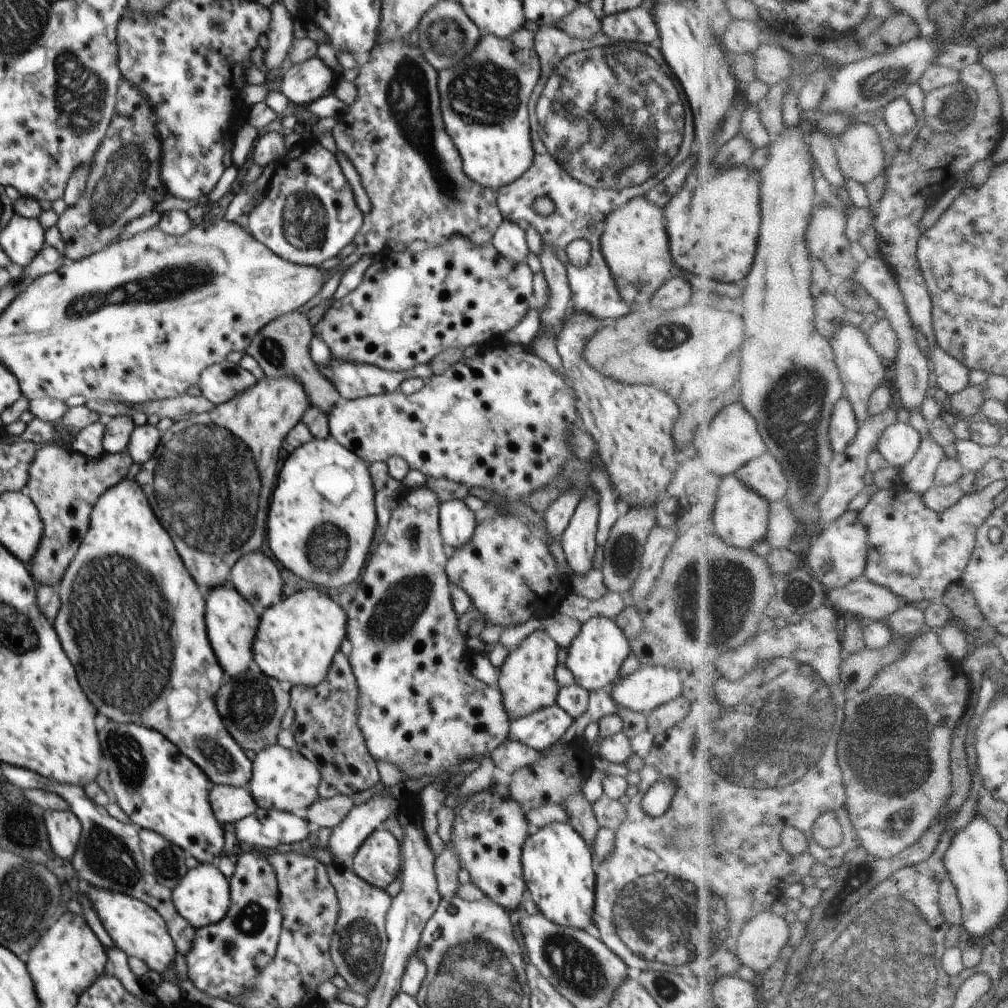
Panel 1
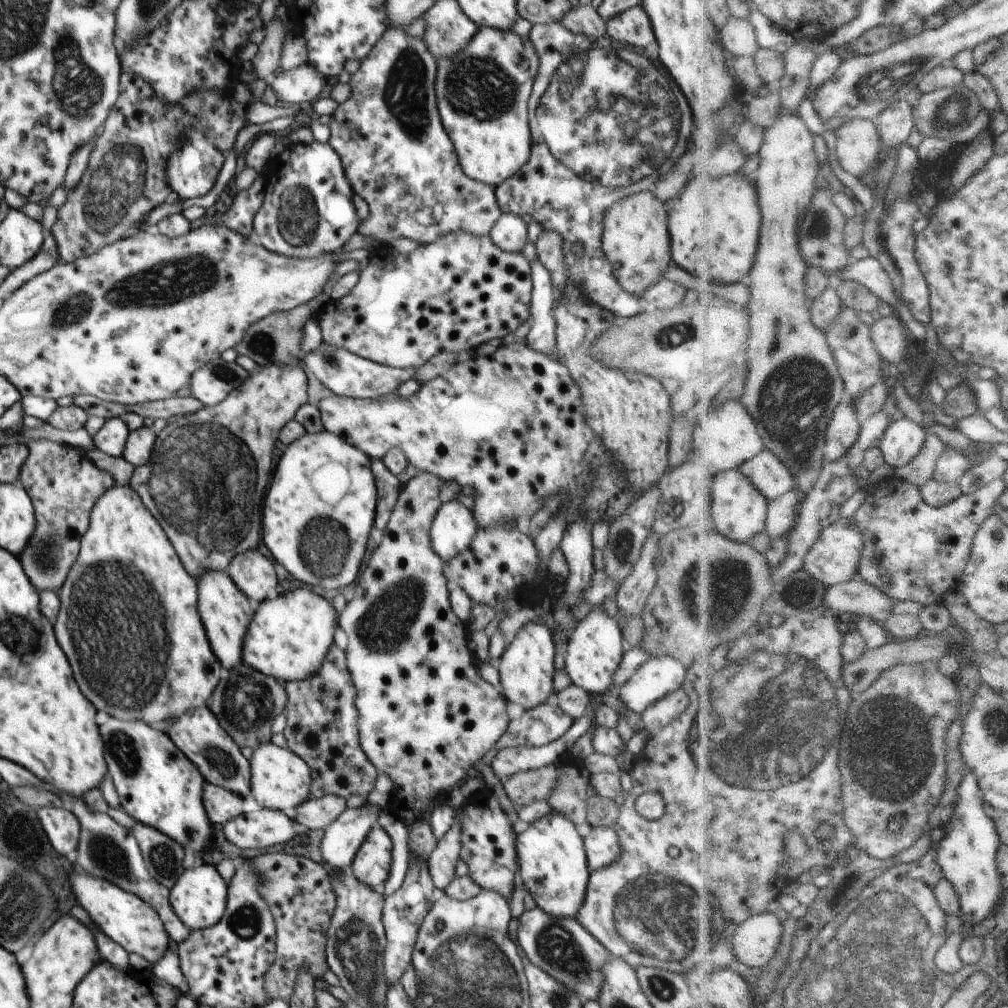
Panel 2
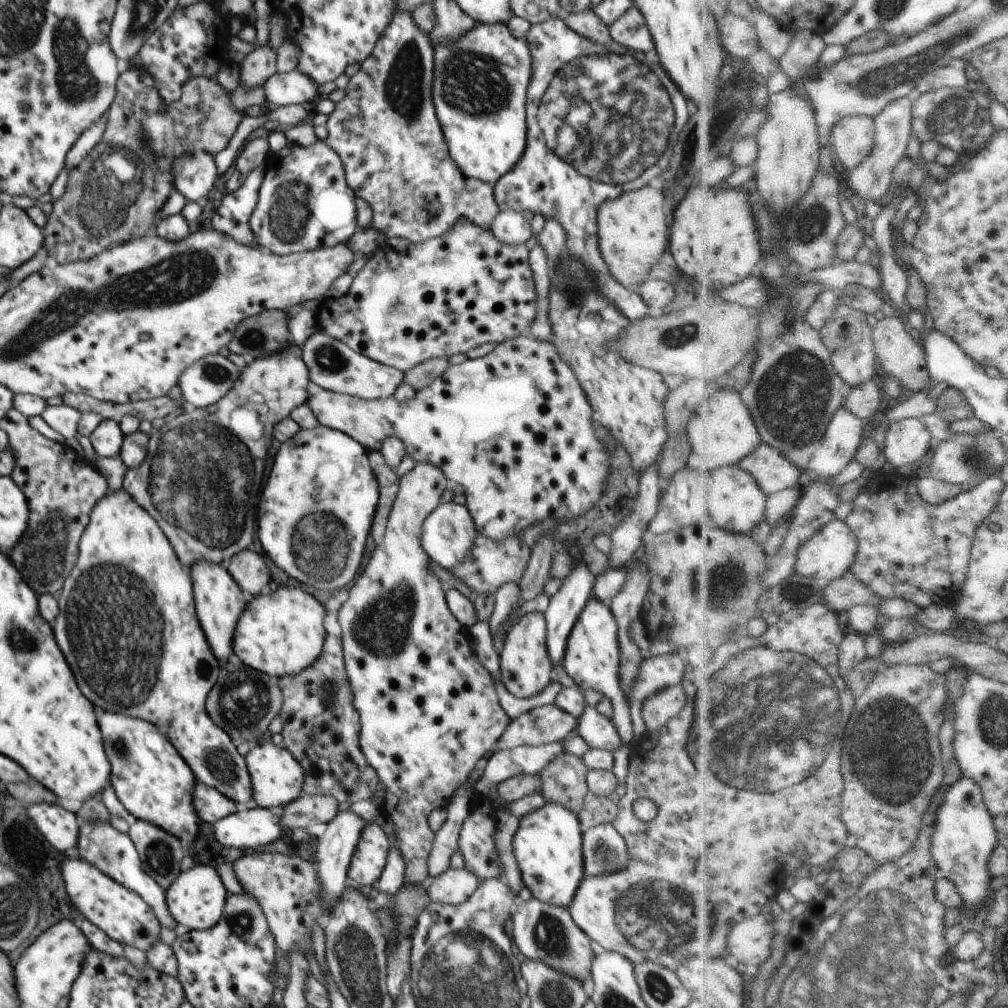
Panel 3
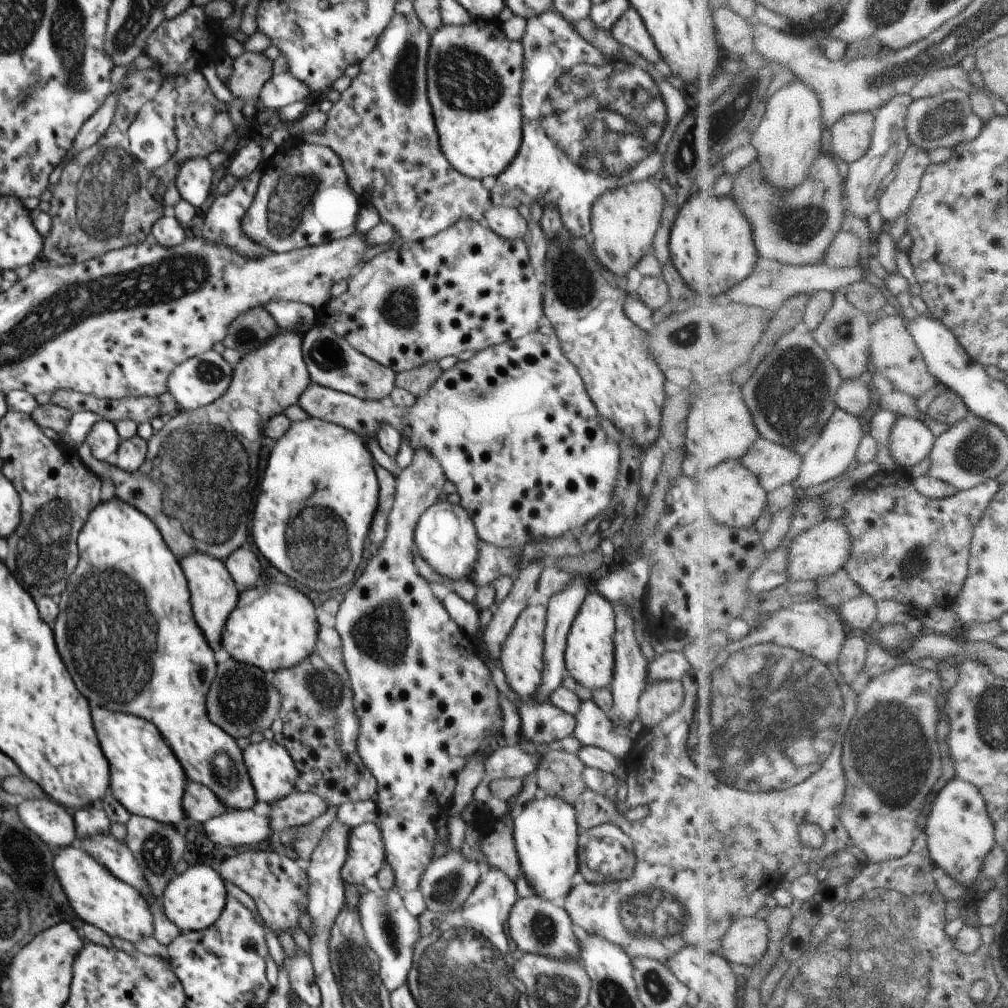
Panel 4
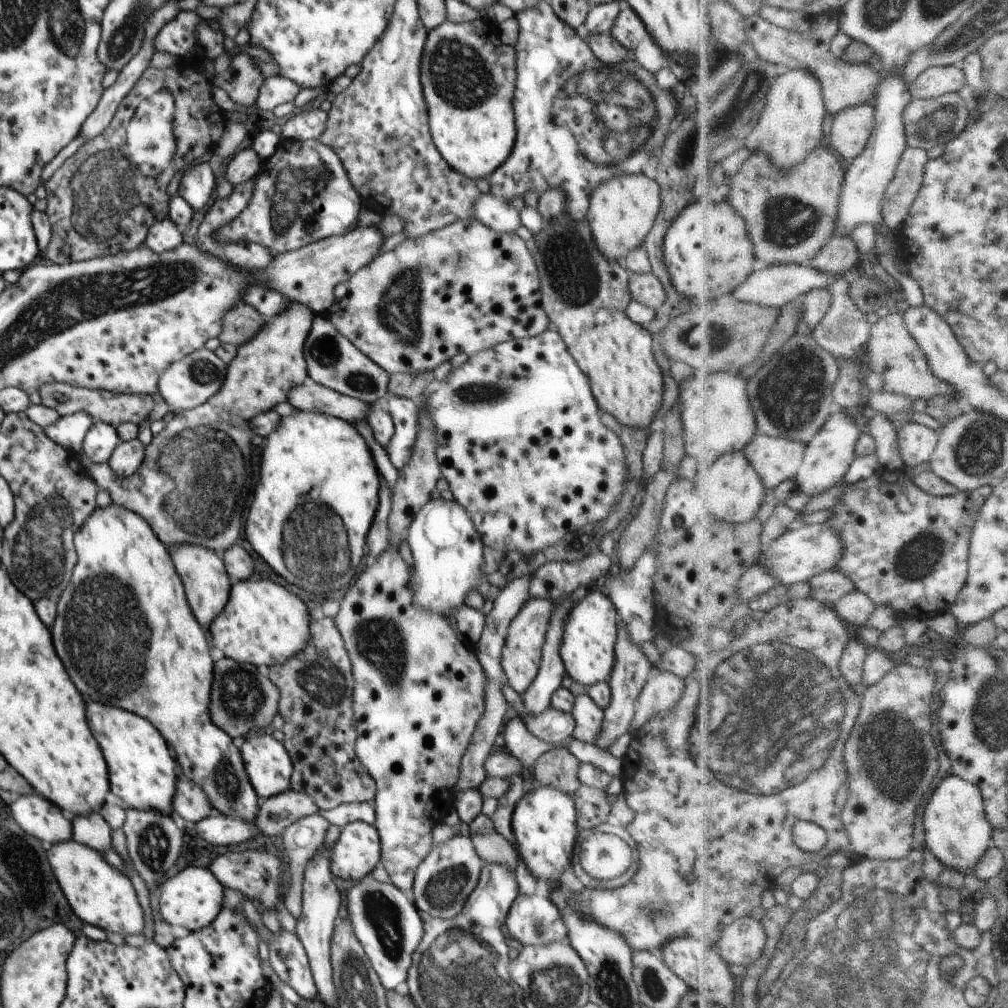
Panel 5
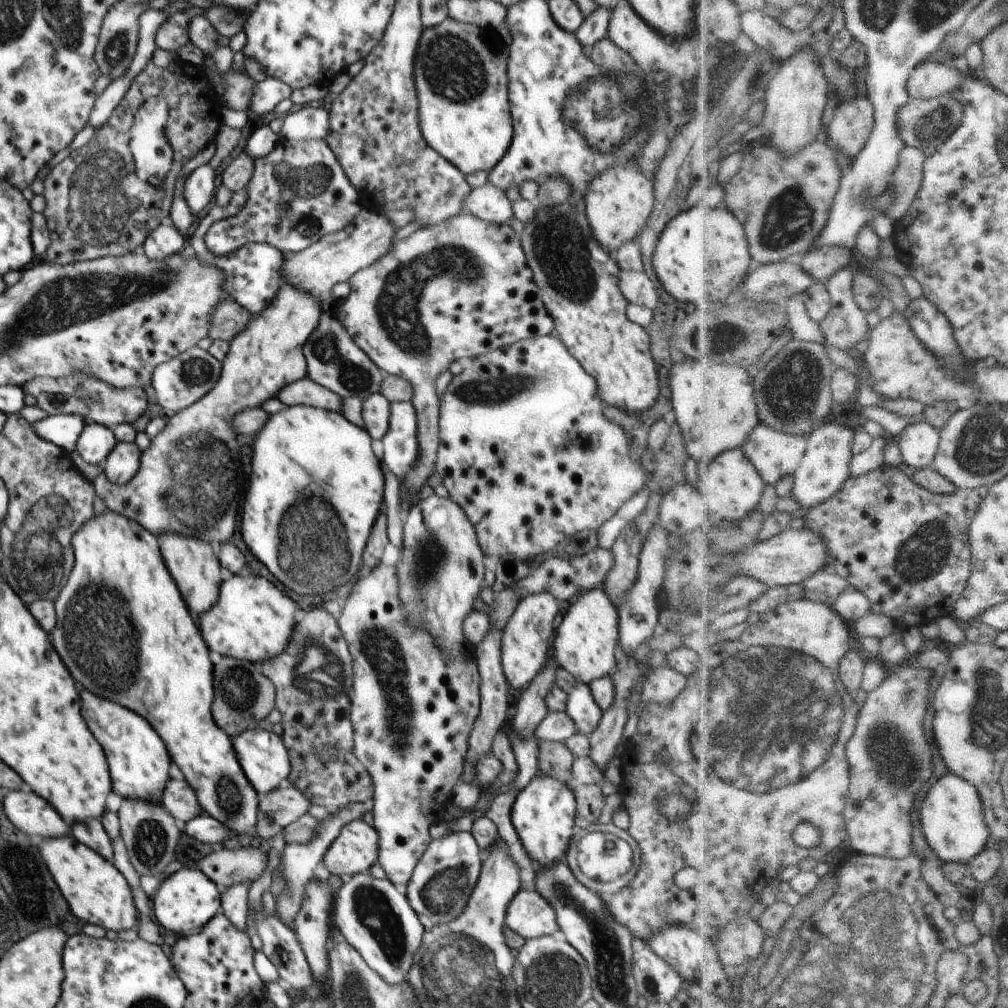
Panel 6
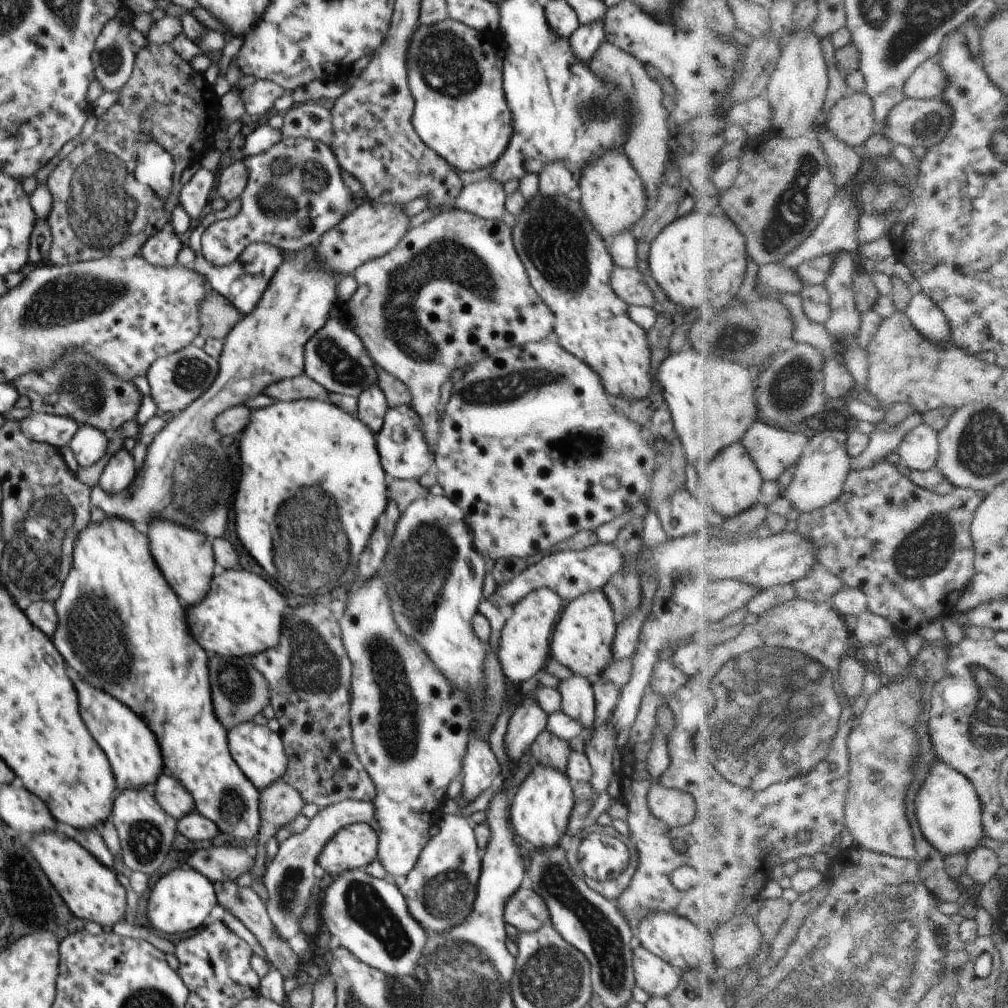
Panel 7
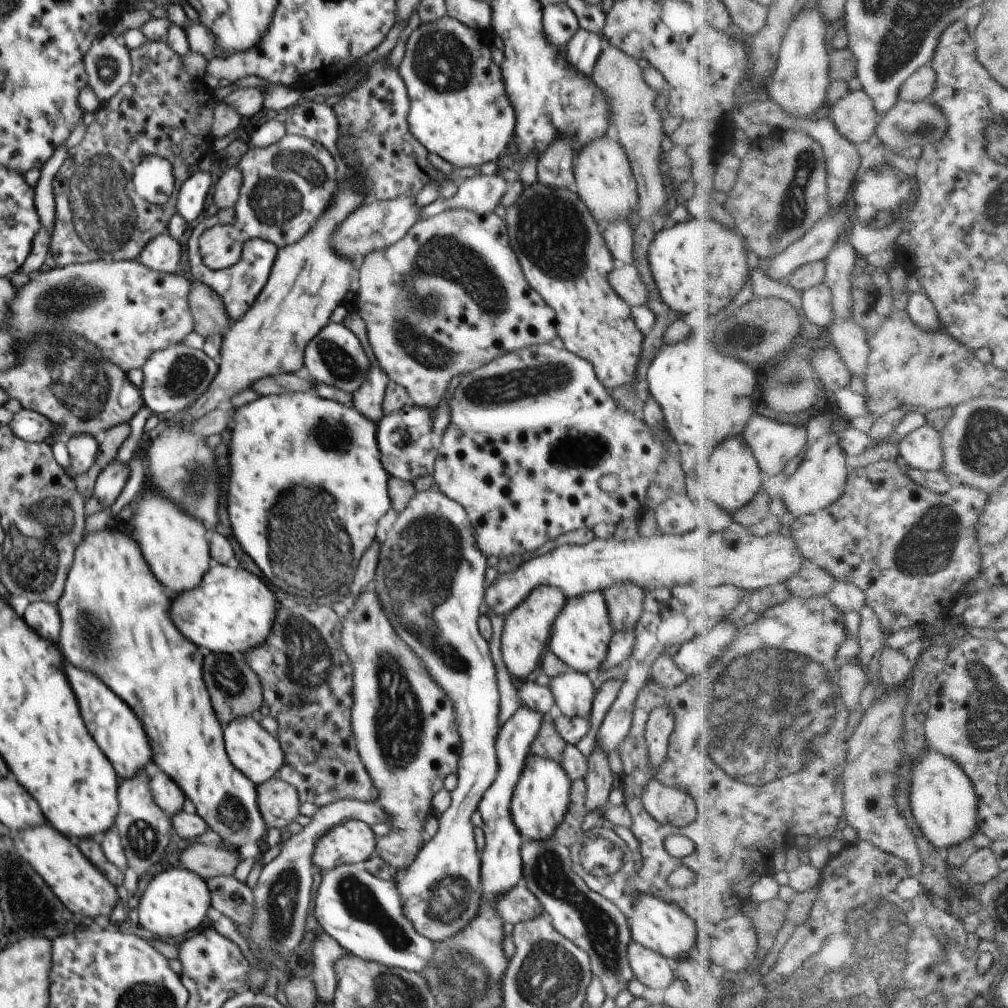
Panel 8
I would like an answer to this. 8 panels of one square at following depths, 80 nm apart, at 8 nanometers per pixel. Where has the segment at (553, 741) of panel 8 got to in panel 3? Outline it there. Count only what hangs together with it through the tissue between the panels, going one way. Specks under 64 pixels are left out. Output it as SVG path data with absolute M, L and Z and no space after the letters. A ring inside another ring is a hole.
M564 752L553 758L540 772L542 786L540 793L549 803L564 805L568 810L576 814L580 814L583 809L585 796L589 793L587 785L587 772L589 768L585 765L582 758L570 753Z

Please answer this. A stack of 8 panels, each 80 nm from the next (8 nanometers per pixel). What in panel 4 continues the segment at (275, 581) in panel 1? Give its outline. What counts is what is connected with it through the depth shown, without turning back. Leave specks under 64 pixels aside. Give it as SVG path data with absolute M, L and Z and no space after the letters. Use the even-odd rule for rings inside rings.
M249 546L236 549L224 560L224 564L232 575L240 593L261 583L260 578L264 571L260 568L260 562L256 554L252 552Z

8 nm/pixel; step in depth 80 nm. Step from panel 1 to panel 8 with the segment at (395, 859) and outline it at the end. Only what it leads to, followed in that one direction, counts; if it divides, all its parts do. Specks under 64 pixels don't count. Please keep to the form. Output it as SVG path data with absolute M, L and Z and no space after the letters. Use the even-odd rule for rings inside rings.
M343 822L319 837L312 862L321 872L345 864L364 863L375 852L376 838L365 822Z

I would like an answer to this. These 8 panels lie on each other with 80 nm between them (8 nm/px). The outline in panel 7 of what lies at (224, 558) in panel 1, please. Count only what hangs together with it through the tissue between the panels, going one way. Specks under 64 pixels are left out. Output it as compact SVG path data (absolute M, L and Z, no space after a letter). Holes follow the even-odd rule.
M315 246L297 251L294 260L282 263L256 308L227 334L218 360L219 371L210 388L184 410L175 414L154 437L153 442L147 446L142 468L137 471L135 479L126 490L110 494L96 484L91 488L91 506L101 508L108 517L126 518L133 524L149 525L152 521L164 519L198 531L210 539L224 536L236 494L236 490L232 488L236 488L238 476L226 452L226 439L215 429L216 417L229 408L245 405L246 400L258 394L264 394L266 387L305 372L305 344L330 318L330 309L338 303L336 284L340 279L317 262Z

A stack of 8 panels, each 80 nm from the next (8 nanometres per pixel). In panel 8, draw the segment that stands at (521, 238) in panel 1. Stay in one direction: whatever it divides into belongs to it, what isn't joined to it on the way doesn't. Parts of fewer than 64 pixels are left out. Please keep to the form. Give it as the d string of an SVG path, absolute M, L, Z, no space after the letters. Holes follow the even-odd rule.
M482 173L468 177L459 184L459 193L452 198L438 197L434 202L424 206L420 219L427 219L448 209L466 209L479 215L494 213L496 205L501 202L508 183L503 176L494 173Z

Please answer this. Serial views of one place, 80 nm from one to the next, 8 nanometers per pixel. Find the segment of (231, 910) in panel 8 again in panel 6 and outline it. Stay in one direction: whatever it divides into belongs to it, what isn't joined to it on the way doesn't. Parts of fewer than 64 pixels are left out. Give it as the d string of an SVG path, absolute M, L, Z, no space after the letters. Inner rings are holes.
M263 906L256 915L255 923L263 952L276 967L281 980L287 987L313 994L316 982L295 932L278 916L266 918Z

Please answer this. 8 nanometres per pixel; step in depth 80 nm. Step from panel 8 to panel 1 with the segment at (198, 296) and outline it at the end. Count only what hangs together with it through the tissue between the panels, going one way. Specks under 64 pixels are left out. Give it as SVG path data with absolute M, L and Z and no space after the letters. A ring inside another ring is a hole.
M295 311L274 318L258 330L258 334L250 340L250 346L243 352L258 362L263 375L268 378L298 378L298 382L304 386L310 405L316 406L327 416L336 406L336 402L342 398L334 388L334 384L318 370L318 366L310 356L310 340L315 333L310 326L308 312L305 313Z

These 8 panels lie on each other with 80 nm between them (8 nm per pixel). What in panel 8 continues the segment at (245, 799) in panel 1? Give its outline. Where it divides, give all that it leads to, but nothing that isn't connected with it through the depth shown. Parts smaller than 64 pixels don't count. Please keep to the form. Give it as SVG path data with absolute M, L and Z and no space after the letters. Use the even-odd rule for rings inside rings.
M159 771L150 778L149 787L154 802L168 815L173 817L182 811L187 796L165 772Z

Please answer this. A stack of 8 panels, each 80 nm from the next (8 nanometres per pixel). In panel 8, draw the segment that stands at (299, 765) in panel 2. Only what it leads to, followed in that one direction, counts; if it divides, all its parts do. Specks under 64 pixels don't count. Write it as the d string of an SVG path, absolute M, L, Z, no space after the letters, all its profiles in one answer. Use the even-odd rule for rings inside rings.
M250 716L235 719L224 726L223 739L228 758L256 786L277 777L280 767L285 763L283 750L277 735L272 735L259 722Z

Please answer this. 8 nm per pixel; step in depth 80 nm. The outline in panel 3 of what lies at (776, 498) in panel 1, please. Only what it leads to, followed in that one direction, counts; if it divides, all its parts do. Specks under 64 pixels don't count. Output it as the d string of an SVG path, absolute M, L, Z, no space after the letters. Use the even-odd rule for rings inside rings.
M766 442L739 465L758 479L767 495L794 488L800 484L804 473L792 459Z

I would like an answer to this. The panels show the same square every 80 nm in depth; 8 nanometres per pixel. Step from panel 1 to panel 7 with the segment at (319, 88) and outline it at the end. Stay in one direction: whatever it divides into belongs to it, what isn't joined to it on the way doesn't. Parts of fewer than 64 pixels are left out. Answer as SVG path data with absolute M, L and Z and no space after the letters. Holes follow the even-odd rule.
M258 79L255 83L247 85L241 92L245 112L248 114L266 114L274 103L286 93L285 88L271 80Z

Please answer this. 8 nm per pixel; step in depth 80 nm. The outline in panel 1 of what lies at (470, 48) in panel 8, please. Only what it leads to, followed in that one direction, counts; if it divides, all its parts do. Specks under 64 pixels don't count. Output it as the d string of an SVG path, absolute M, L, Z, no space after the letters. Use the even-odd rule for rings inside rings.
M519 29L508 38L484 34L462 64L438 71L440 112L446 134L460 154L463 172L497 192L520 178L534 159L528 104L541 74L534 33Z

